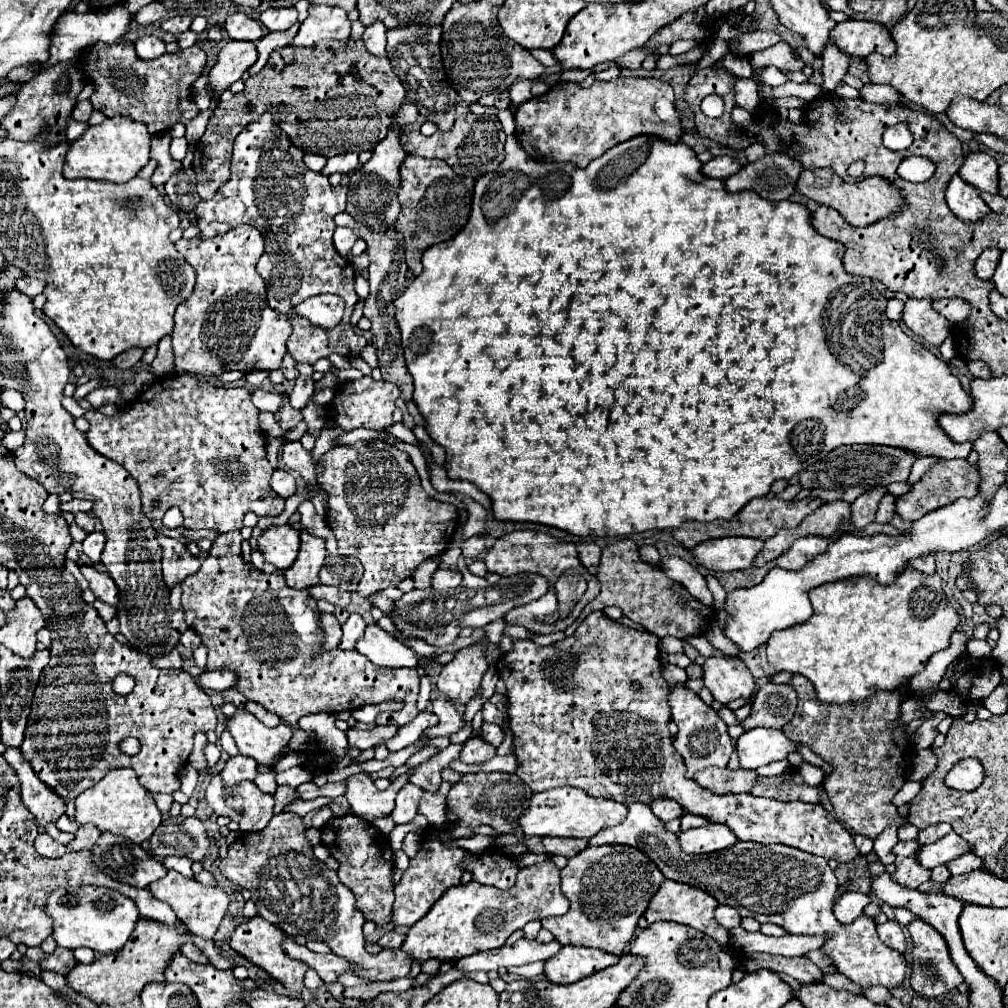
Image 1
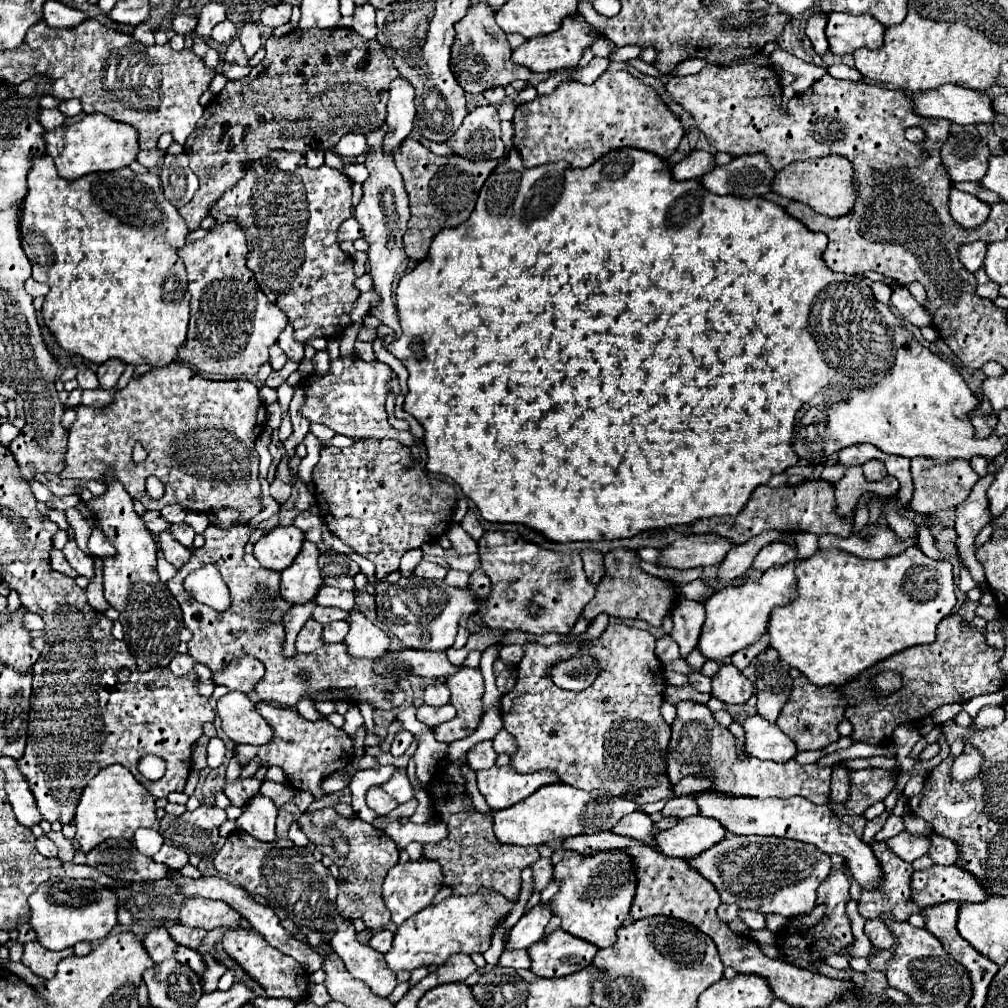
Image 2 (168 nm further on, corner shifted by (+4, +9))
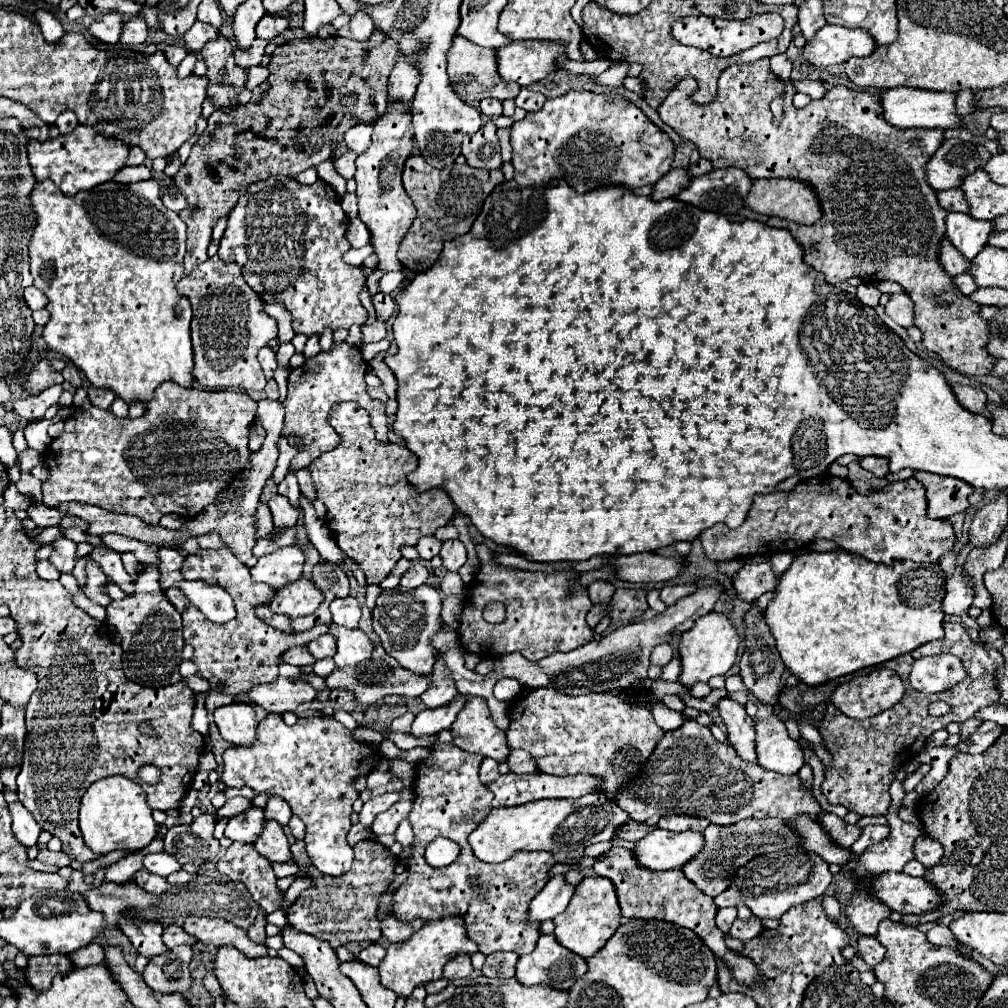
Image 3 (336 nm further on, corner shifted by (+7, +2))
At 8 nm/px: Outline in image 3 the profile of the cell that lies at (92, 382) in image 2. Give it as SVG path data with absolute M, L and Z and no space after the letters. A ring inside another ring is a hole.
M67 362L65 370L63 370L63 378L65 378L65 380L69 380L75 388L79 388L79 386L81 386L81 374L79 374L79 370L75 368L75 364L71 364L71 362Z

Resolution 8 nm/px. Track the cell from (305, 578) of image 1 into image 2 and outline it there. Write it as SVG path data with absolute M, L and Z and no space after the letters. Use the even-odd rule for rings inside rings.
M304 539L300 553L296 555L294 565L282 571L280 593L290 603L306 603L312 601L318 587L322 585L322 575L318 569L320 551L316 543Z

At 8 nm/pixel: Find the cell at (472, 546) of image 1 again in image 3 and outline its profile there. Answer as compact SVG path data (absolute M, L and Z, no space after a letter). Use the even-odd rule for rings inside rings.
M447 540L443 542L439 556L443 560L443 568L447 568L449 572L457 572L467 560L467 550L461 540Z

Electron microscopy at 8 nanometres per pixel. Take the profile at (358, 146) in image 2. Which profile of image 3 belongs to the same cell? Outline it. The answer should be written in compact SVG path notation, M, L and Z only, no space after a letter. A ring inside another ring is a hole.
M357 124L351 130L345 132L345 144L349 150L361 154L371 146L371 132L373 126L371 124Z

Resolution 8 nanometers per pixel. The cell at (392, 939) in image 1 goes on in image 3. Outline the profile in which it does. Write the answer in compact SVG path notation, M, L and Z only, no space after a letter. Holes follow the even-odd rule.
M375 942L375 944L369 944L367 948L363 948L357 958L359 958L361 962L369 964L369 966L379 966L379 962L383 960L383 956L385 956L385 948Z

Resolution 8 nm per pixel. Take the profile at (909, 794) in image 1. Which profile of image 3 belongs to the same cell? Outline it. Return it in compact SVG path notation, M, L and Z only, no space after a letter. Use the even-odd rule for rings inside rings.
M873 824L873 826L865 826L863 832L861 832L861 836L859 836L859 840L851 846L851 860L857 858L857 856L859 856L867 846L871 846L873 842L881 842L881 840L885 840L885 838L889 836L889 832L891 832L889 826L877 826L877 824Z

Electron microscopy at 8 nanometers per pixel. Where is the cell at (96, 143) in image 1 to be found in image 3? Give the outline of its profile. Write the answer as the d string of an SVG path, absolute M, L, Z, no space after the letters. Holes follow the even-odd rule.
M77 126L71 134L57 136L47 142L29 140L27 154L29 154L29 164L33 168L33 174L39 182L49 178L63 190L63 194L75 196L79 190L91 190L103 182L109 182L125 166L129 146L113 138L97 136L93 128Z

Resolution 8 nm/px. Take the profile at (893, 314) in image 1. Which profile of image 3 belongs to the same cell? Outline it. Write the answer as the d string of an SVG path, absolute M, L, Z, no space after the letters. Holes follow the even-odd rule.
M859 284L857 286L857 300L861 302L861 304L867 304L867 306L877 306L879 304L879 290L875 288L875 286L871 286L871 284Z

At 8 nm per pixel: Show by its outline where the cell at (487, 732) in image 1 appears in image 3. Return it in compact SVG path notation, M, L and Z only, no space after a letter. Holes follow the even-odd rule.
M511 750L507 764L515 774L535 774L535 772L539 772L535 760L525 750Z

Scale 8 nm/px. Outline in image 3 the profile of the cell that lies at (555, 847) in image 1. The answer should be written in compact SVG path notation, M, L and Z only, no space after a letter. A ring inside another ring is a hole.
M613 846L609 852L605 852L605 858L595 862L593 870L595 874L605 876L613 882L613 886L617 888L617 900L625 918L661 918L661 920L685 926L693 930L715 952L717 958L725 960L729 968L733 968L733 976L737 978L737 982L753 984L757 980L757 966L749 958L729 950L723 940L723 932L715 926L717 910L715 910L713 898L697 890L685 876L681 876L681 870L677 868L665 870L665 872L647 870L637 864L631 850L619 848L619 846Z

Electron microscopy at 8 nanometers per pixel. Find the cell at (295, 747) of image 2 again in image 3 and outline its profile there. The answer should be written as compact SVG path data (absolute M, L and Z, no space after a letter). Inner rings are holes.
M269 714L257 726L257 744L225 750L221 780L233 788L249 786L255 794L267 792L269 796L283 798L307 828L305 846L313 866L327 876L341 876L353 862L353 848L347 844L351 806L359 798L353 782L357 776L367 776L381 758L379 744L355 740L353 730L331 716L301 718L295 726L287 726L281 716Z

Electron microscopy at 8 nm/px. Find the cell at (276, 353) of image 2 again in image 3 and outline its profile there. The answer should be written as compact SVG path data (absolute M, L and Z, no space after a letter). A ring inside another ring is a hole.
M265 346L265 348L261 348L261 352L257 354L257 358L259 358L259 364L261 364L265 376L267 376L267 378L273 378L273 372L275 372L275 368L277 368L275 352L273 352L269 346Z

